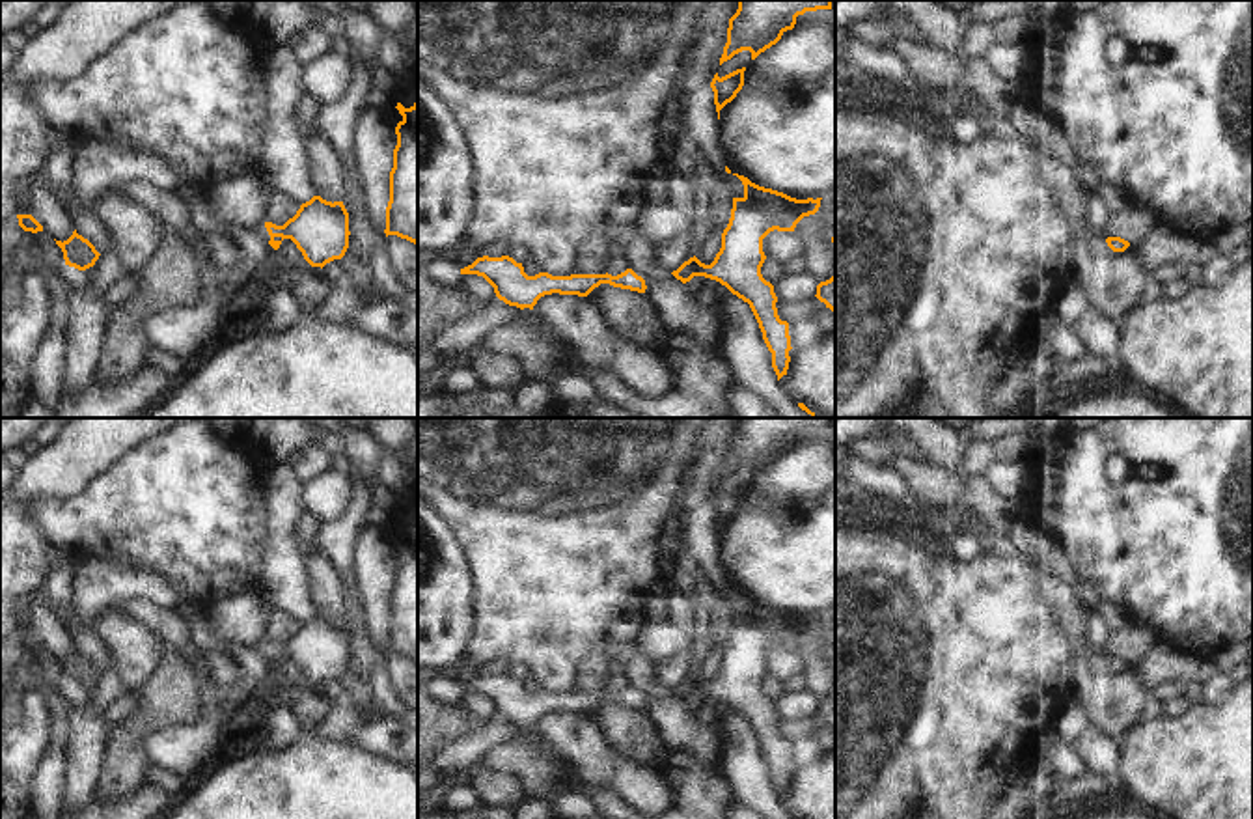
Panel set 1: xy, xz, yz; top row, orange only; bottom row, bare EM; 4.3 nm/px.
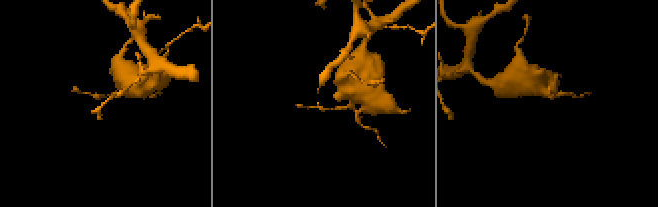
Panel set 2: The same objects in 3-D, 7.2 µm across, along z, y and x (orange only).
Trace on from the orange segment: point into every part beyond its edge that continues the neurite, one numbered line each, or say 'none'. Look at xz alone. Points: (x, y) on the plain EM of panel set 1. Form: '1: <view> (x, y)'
none

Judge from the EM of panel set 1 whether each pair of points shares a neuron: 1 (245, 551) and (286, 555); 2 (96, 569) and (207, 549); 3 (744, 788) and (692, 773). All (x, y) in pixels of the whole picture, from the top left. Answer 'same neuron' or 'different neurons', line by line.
1: different neurons
2: different neurons
3: different neurons

